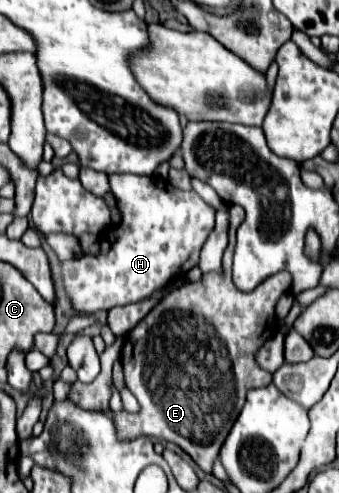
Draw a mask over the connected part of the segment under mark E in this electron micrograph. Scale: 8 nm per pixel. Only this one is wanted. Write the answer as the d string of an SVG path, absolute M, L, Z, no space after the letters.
M230 205L228 245L222 257L222 273L202 275L198 283L184 285L162 297L142 323L128 333L126 347L122 349L126 387L138 399L140 413L114 415L118 437L134 439L152 435L156 439L172 441L206 473L212 473L220 447L244 407L246 393L254 387L272 383L272 375L258 367L254 355L268 337L276 335L278 319L274 307L292 287L290 273L280 271L250 293L236 289L232 283L232 264L236 229L242 221L244 209L240 205Z

